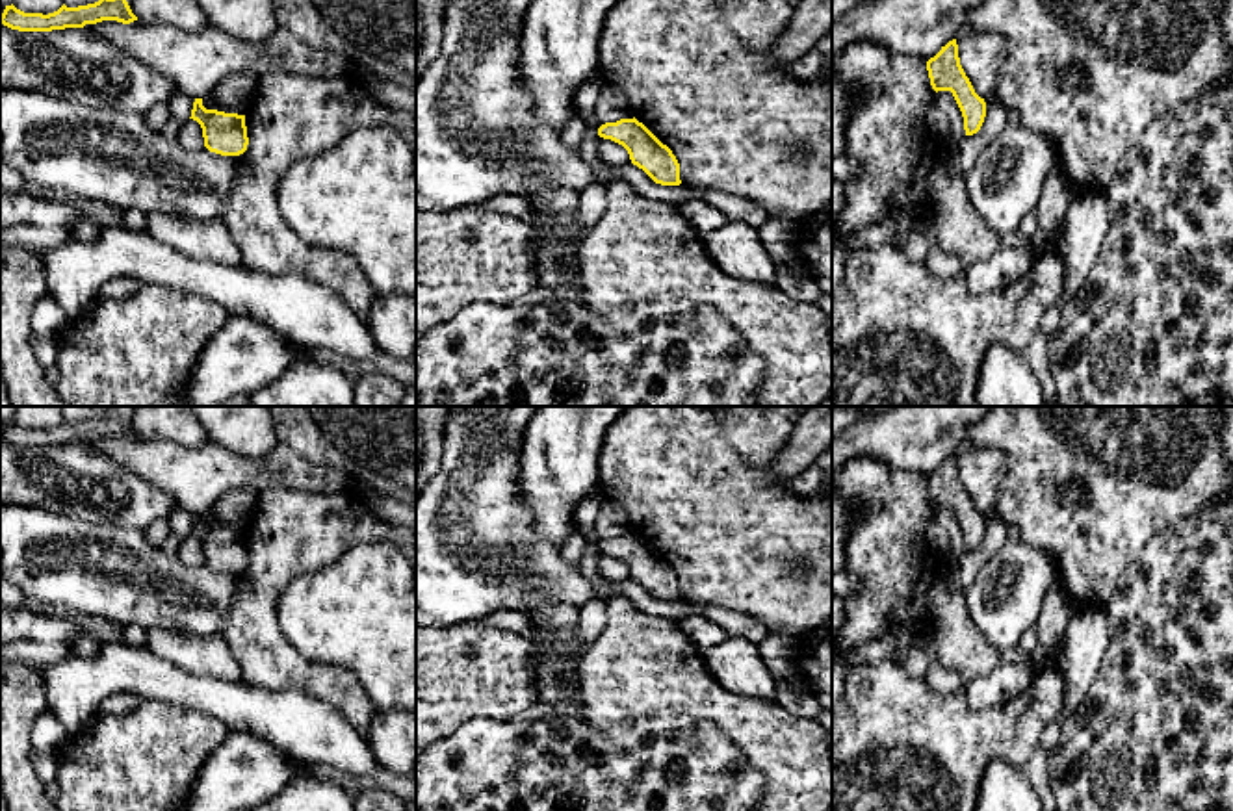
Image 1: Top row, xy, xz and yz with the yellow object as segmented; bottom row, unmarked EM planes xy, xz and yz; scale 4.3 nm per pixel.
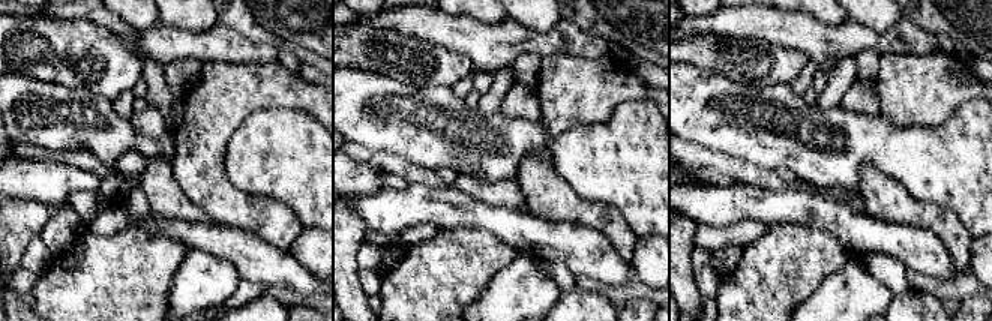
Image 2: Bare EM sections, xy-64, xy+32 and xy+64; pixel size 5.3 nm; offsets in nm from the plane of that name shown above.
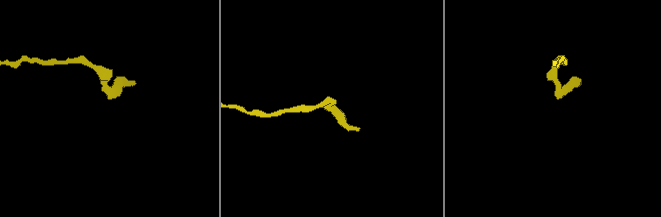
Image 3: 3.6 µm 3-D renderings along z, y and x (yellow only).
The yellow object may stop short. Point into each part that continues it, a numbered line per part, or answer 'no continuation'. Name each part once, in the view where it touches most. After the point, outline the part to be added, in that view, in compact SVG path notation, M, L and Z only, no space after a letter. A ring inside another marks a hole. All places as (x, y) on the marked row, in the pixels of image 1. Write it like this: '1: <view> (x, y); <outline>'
no continuation

